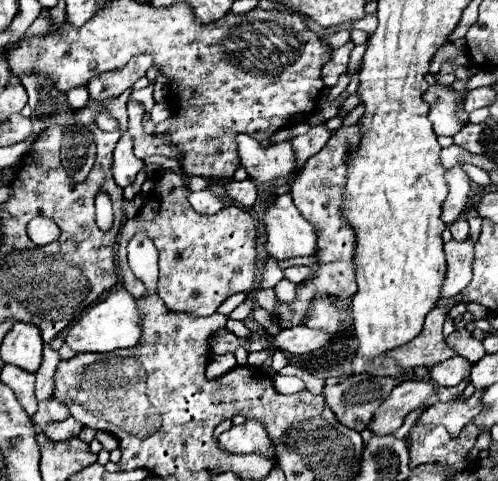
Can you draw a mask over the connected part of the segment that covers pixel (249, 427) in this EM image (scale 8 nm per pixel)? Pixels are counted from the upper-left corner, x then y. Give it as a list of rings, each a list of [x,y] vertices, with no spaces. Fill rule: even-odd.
[[[249,418],[243,424],[223,432],[219,436],[219,446],[235,454],[257,452],[263,456],[275,456],[275,448],[265,432],[265,424],[255,418]]]

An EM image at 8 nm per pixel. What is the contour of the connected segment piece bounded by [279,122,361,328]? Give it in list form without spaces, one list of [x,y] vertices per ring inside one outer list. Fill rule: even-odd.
[[[359,122],[353,126],[341,126],[339,130],[333,132],[333,136],[329,138],[329,142],[321,148],[321,152],[313,154],[305,166],[297,172],[295,180],[291,182],[291,196],[295,206],[299,208],[299,212],[315,226],[319,242],[317,242],[317,270],[315,276],[297,286],[297,298],[289,304],[279,302],[279,318],[283,320],[281,326],[289,328],[289,326],[297,326],[301,324],[303,316],[307,314],[311,300],[317,296],[339,296],[339,298],[351,298],[357,290],[357,282],[355,282],[355,234],[353,228],[349,226],[349,222],[345,222],[341,208],[343,208],[343,200],[345,200],[345,180],[347,180],[347,166],[349,166],[349,156],[359,148],[361,142],[361,126]]]

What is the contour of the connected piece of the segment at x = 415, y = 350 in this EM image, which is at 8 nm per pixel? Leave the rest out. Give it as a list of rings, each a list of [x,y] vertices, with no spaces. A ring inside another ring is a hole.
[[[435,306],[425,320],[423,332],[405,344],[403,348],[395,348],[389,352],[393,358],[397,358],[399,366],[405,370],[411,370],[415,366],[433,366],[441,364],[445,358],[455,356],[455,350],[447,346],[445,336],[443,336],[443,324],[448,311],[453,306]]]

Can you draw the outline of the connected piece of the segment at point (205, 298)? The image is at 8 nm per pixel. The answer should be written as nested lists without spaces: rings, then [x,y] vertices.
[[[163,166],[155,172],[153,192],[145,196],[145,202],[135,218],[125,220],[119,232],[119,278],[125,290],[135,298],[147,296],[145,284],[129,270],[125,256],[127,240],[135,232],[143,232],[155,242],[159,250],[157,296],[169,310],[189,312],[193,316],[209,316],[215,314],[229,296],[259,290],[255,277],[257,226],[253,216],[239,206],[227,206],[215,216],[197,214],[187,200],[191,192],[189,178],[191,174],[187,174],[185,170],[183,174],[177,174],[173,168]]]

